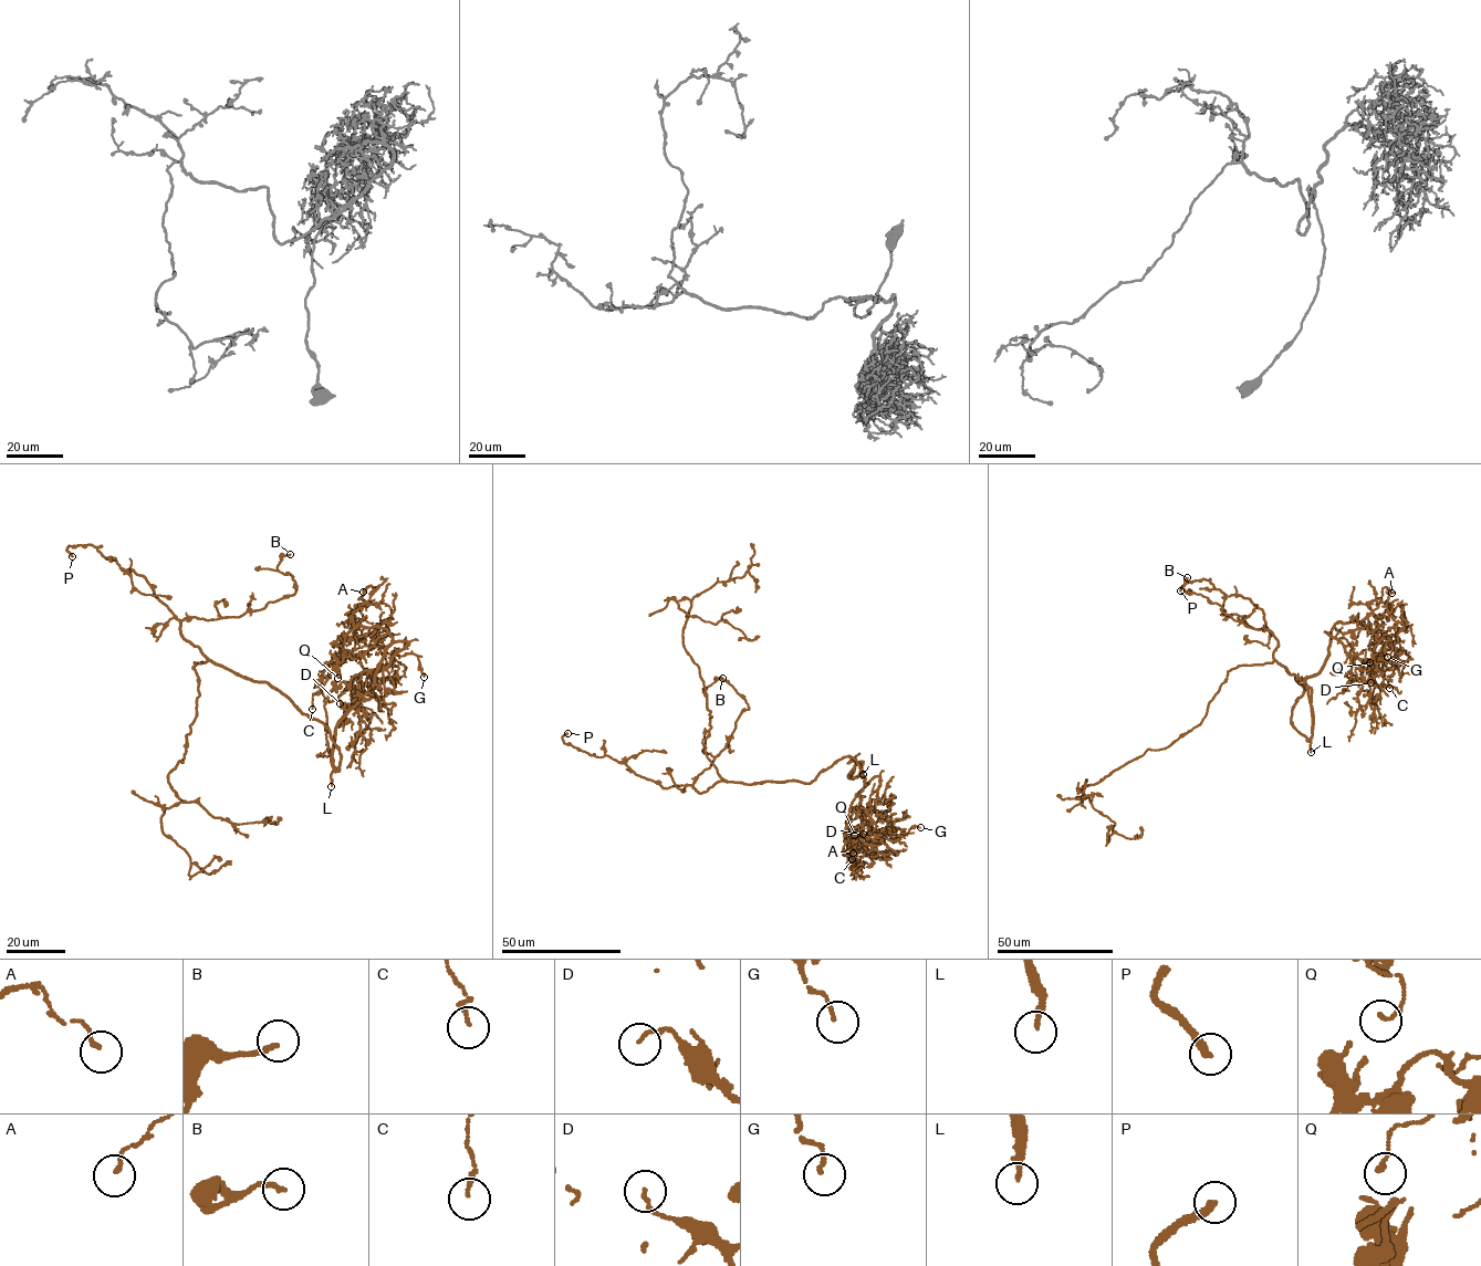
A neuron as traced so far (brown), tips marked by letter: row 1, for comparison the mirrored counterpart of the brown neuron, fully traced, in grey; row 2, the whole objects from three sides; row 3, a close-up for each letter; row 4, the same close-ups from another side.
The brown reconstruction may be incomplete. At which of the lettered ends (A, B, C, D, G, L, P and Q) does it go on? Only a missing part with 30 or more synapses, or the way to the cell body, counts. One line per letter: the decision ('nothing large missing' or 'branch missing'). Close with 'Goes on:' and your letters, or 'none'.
A: nothing large missing
B: nothing large missing
C: nothing large missing
D: nothing large missing
G: nothing large missing
L: branch missing
P: branch missing
Q: nothing large missing
Goes on: L, P

